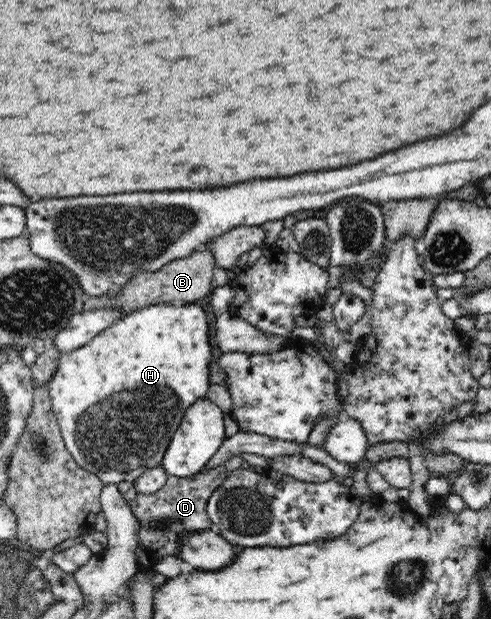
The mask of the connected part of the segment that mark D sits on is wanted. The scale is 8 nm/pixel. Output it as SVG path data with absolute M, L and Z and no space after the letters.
M222 465L210 471L202 471L194 479L170 475L156 493L136 495L130 500L130 507L140 520L138 565L150 565L166 555L177 555L177 537L184 530L212 529L211 519L207 514L207 501L227 476L228 472Z

